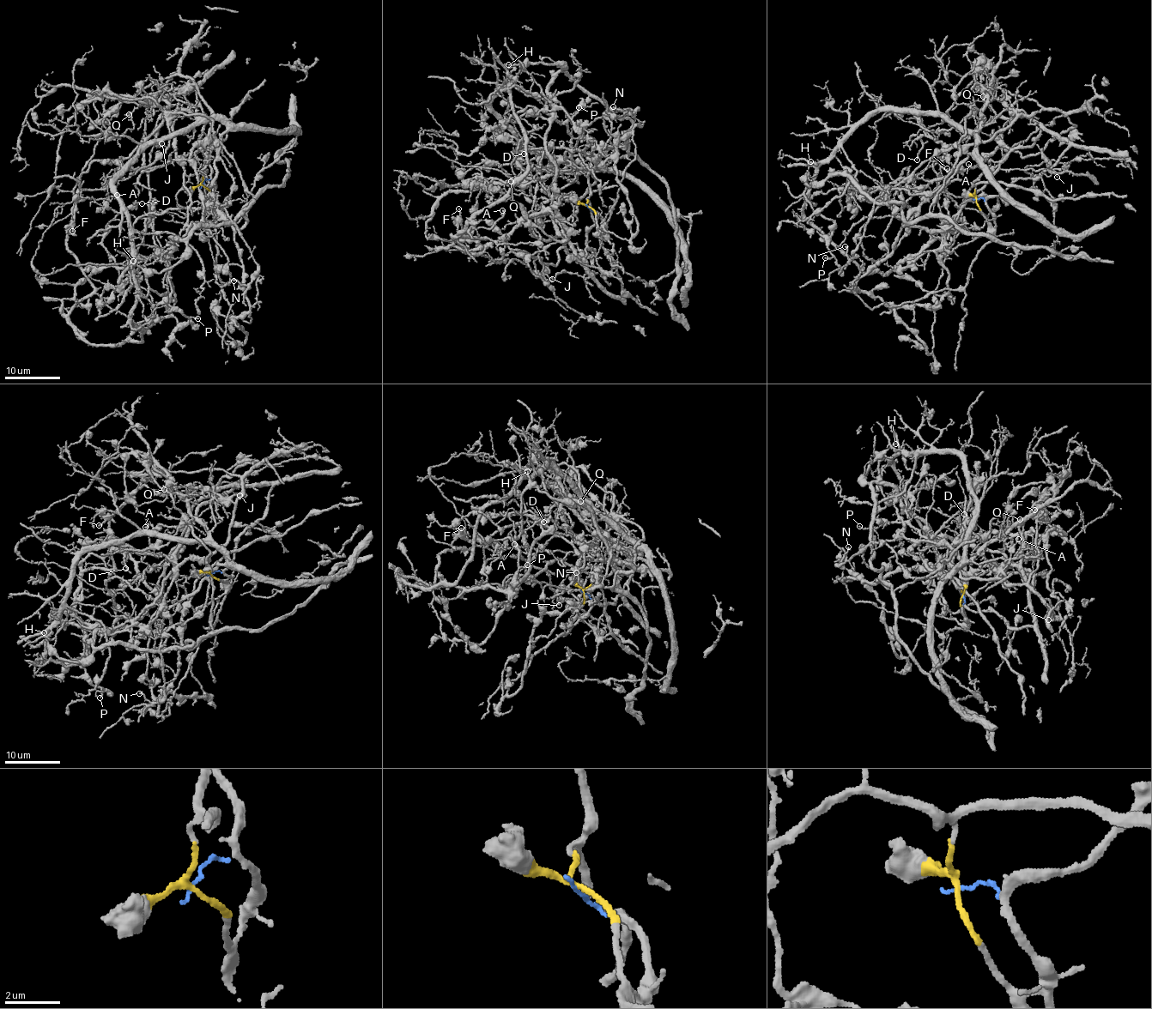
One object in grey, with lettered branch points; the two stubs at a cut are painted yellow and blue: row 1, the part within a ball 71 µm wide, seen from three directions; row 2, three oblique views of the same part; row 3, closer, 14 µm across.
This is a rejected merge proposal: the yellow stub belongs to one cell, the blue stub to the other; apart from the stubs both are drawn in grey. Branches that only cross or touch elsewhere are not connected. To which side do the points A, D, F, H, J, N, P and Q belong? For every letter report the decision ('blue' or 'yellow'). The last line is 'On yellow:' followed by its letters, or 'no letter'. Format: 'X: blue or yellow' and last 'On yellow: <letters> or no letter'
A: blue
D: blue
F: blue
H: yellow
J: blue
N: yellow
P: yellow
Q: blue
On yellow: H, N, P

